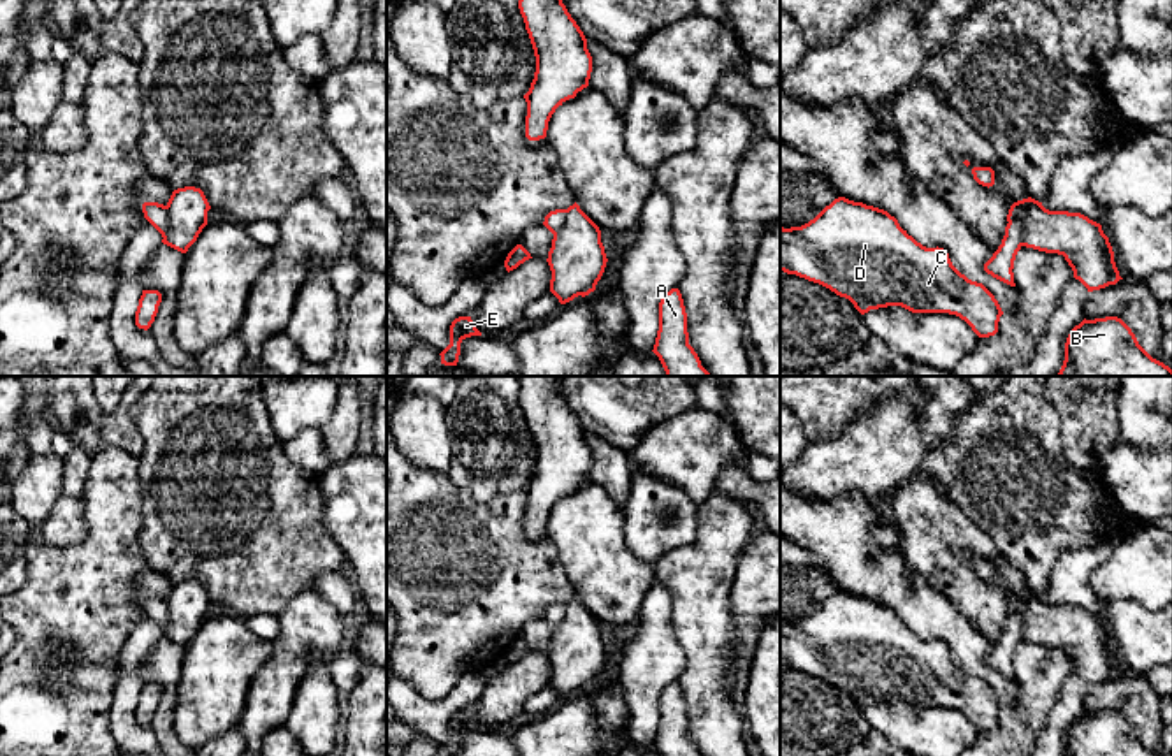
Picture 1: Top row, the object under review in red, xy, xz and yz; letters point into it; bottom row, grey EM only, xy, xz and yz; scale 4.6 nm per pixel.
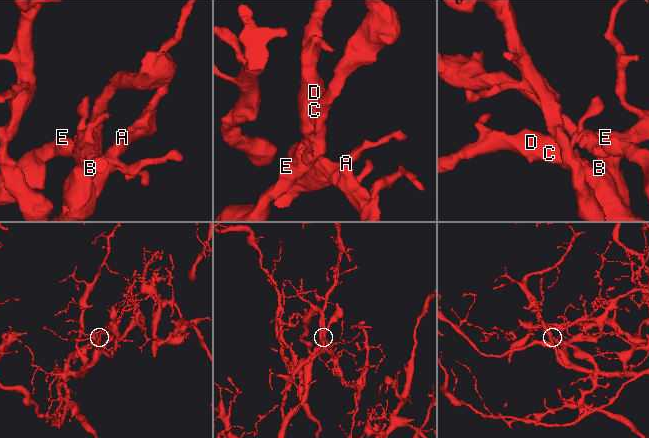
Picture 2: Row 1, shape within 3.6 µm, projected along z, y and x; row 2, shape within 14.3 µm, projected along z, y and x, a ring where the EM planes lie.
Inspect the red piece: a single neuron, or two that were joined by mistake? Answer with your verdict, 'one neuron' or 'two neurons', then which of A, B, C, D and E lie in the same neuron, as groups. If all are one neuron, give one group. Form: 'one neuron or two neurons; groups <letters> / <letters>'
two neurons; groups A B C D / E

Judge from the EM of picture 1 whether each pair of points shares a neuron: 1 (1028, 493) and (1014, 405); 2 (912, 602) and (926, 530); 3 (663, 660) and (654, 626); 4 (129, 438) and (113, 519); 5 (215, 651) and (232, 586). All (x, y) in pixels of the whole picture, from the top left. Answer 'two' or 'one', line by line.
1: one
2: two
3: one
4: two
5: two

